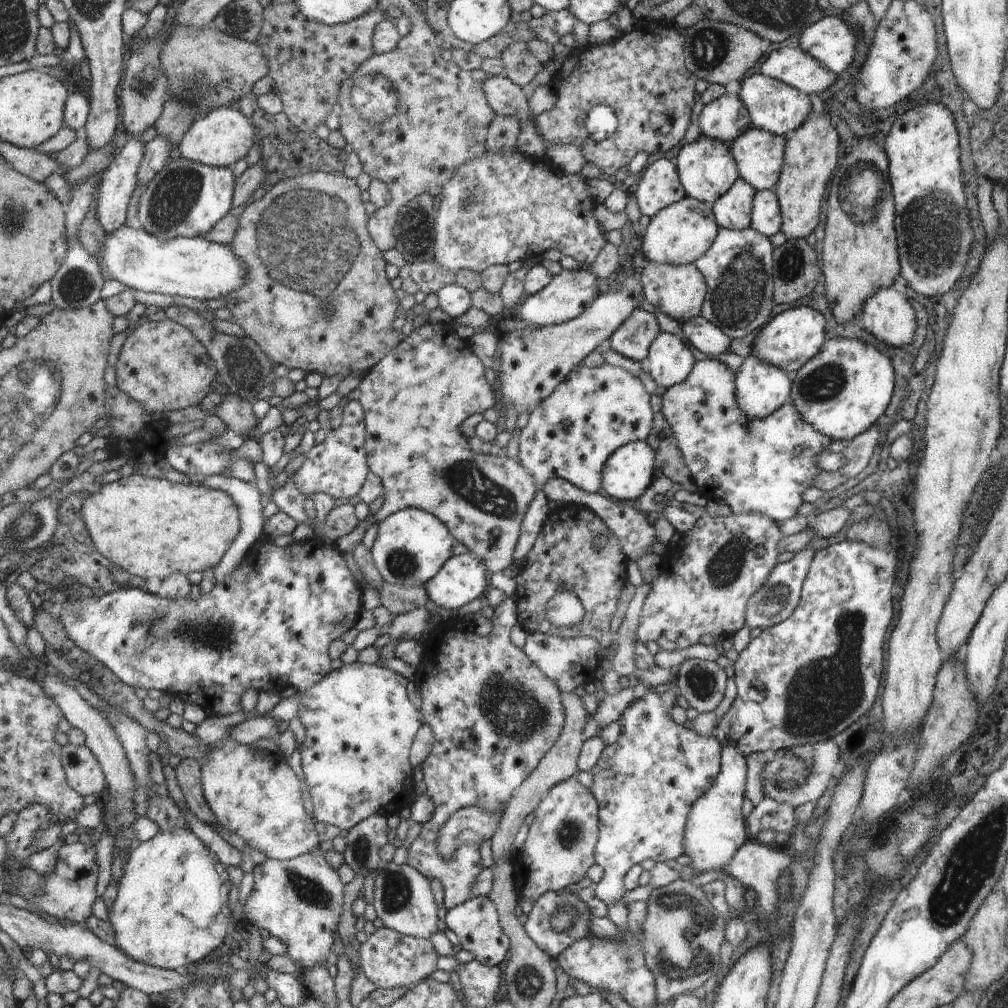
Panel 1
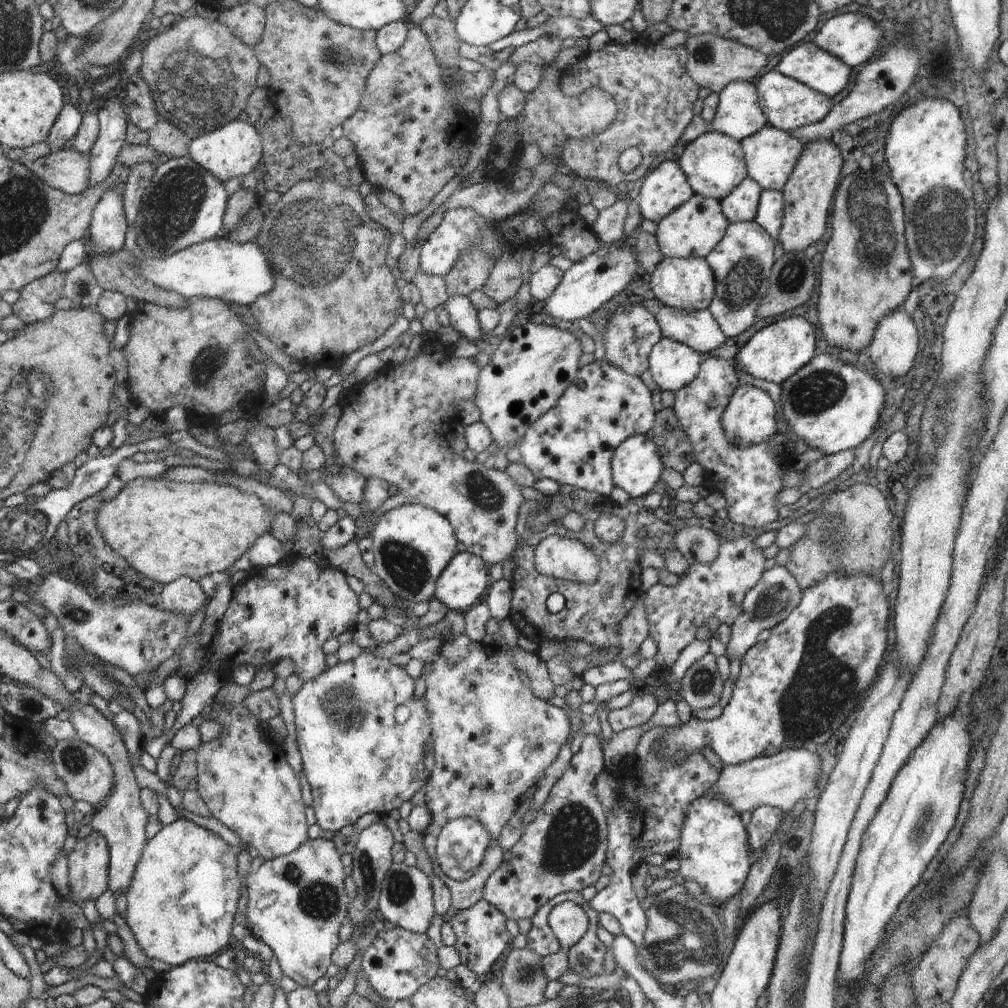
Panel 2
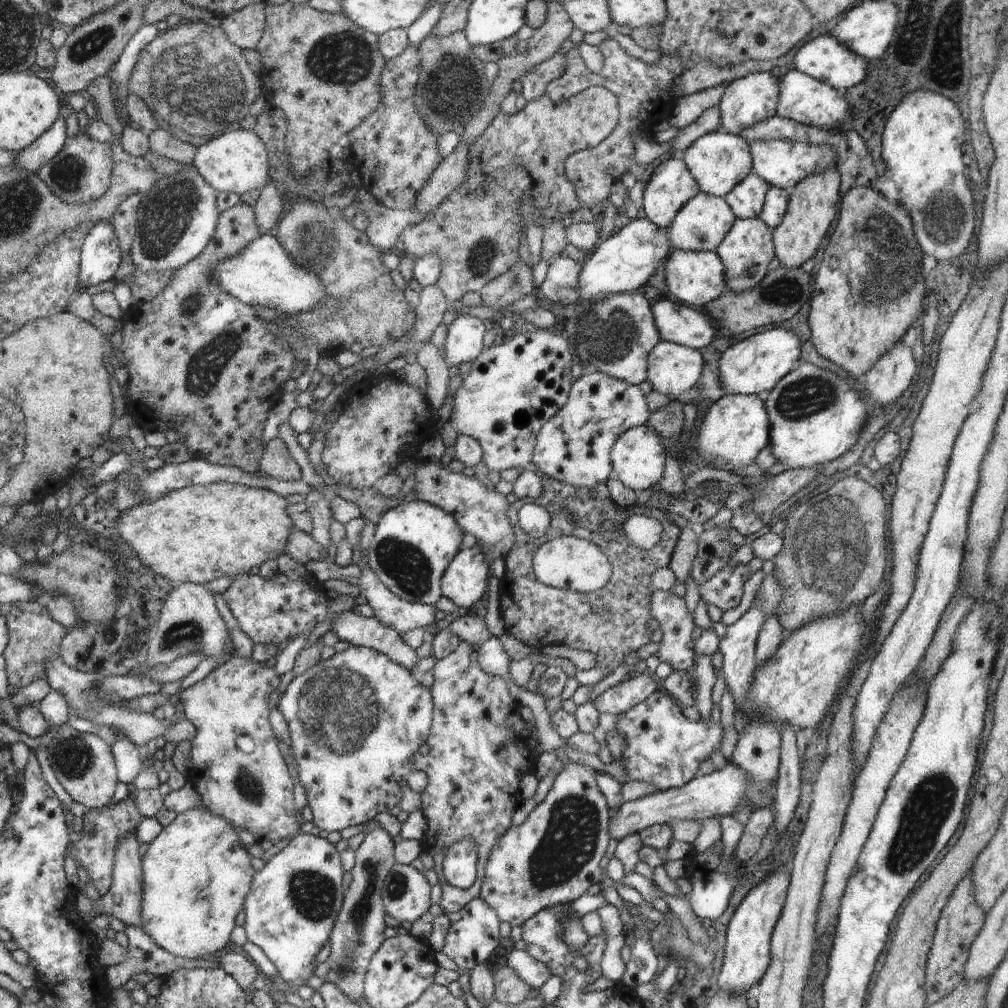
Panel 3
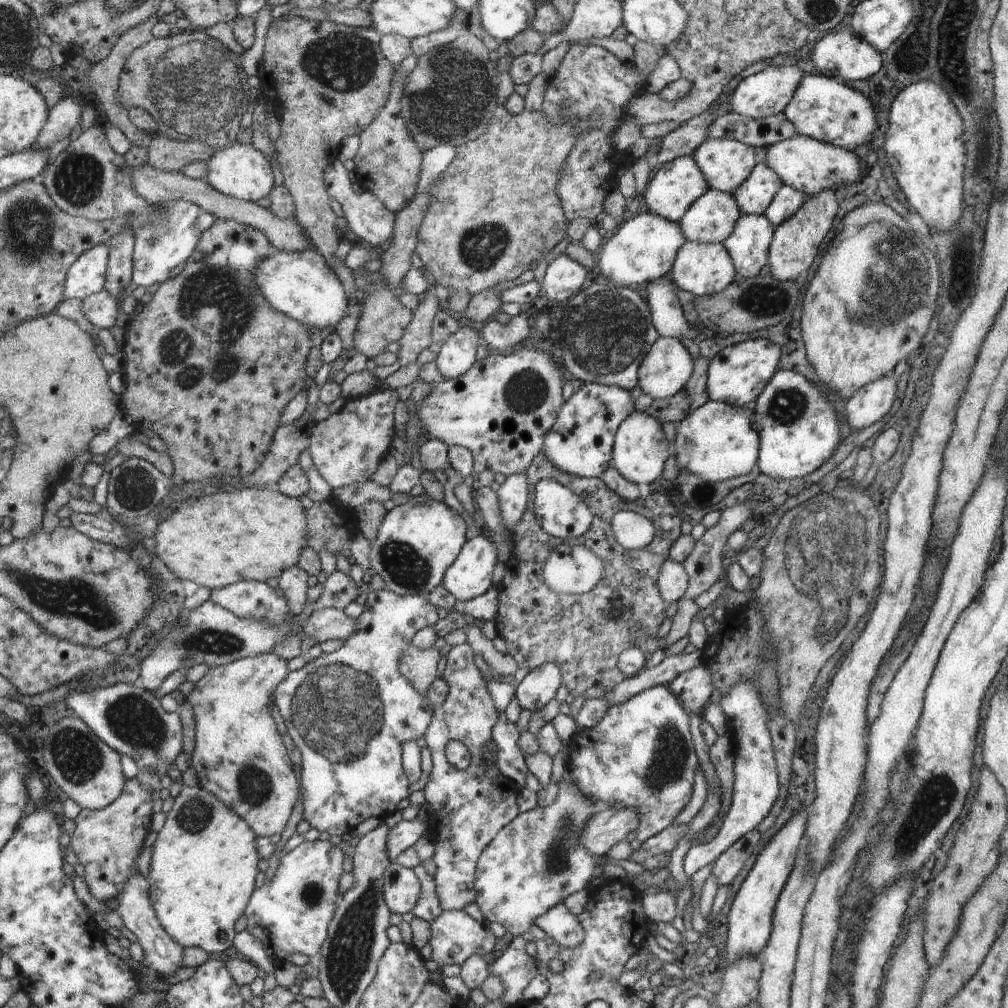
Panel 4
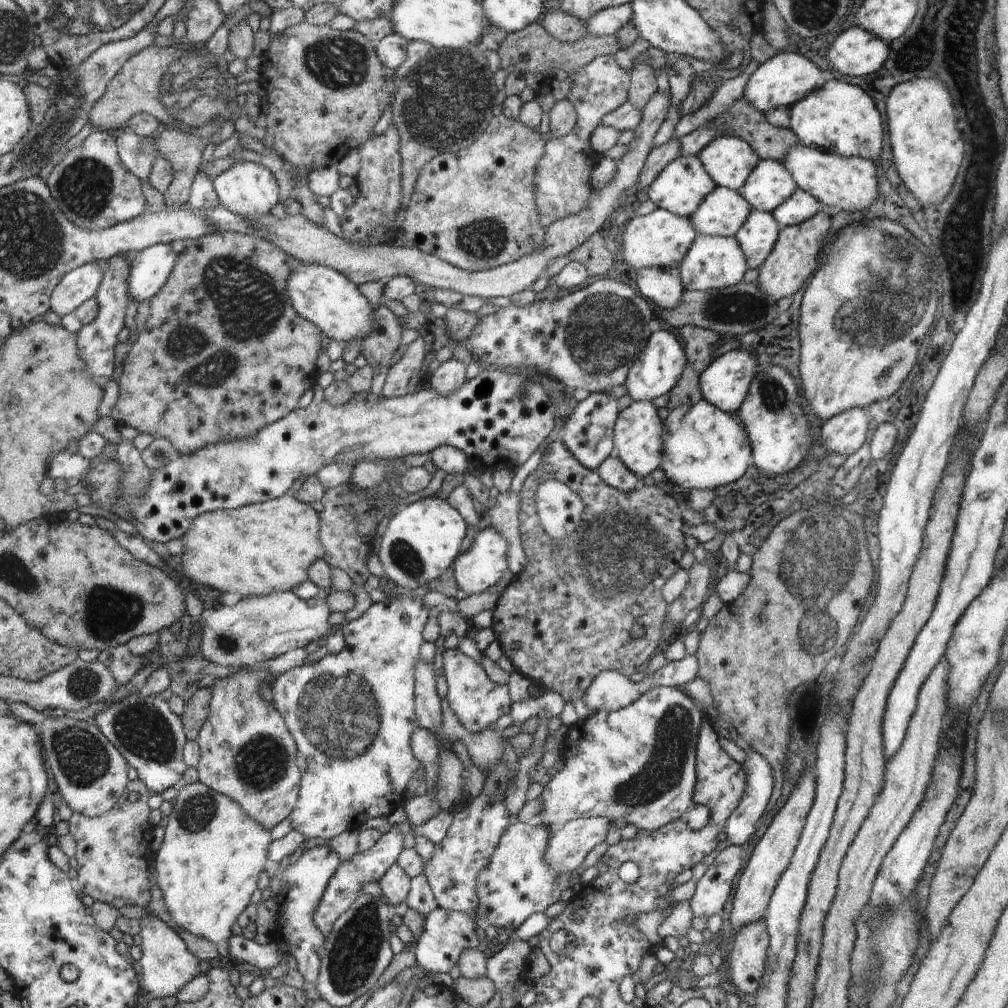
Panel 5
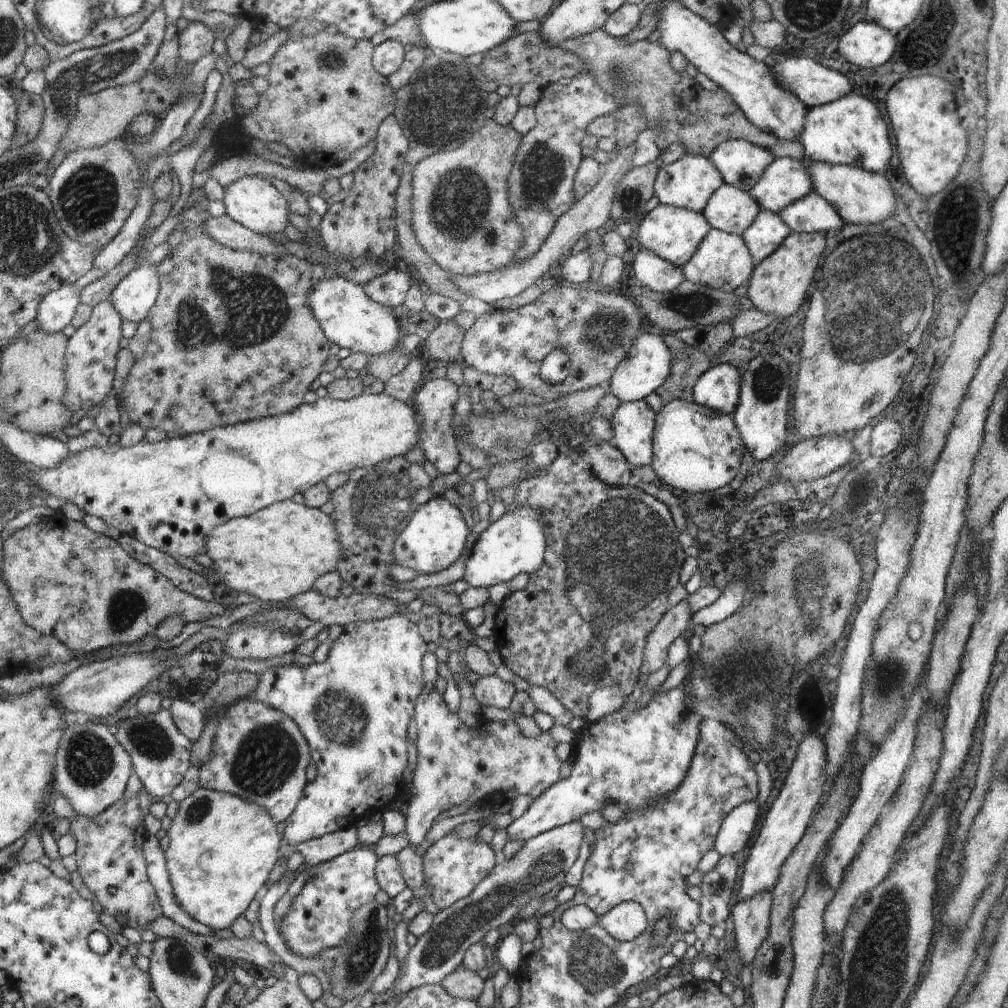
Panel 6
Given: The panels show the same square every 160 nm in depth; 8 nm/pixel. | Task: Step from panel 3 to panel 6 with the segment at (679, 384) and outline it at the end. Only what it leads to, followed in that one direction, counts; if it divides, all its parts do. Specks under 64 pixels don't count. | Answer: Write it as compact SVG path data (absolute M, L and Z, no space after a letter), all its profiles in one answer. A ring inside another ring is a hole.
M638 332L627 355L620 360L612 373L609 385L610 392L621 403L645 399L661 384L664 384L664 381L670 376L672 367L672 355L664 339L651 333Z

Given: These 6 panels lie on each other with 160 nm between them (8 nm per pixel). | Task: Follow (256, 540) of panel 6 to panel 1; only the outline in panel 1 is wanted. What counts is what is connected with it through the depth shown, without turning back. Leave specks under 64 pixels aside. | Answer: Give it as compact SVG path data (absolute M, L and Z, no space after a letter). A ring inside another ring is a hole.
M133 474L129 477L122 477L120 480L103 484L99 492L92 493L81 506L81 513L90 533L91 540L95 544L96 550L112 561L116 566L123 568L130 575L147 578L167 579L171 574L182 573L190 574L190 572L204 572L206 569L214 568L220 559L226 554L230 545L234 542L236 536L240 532L239 508L235 500L226 492L220 489L209 489L202 485L193 485L192 483L173 483L164 478L145 477L144 475Z

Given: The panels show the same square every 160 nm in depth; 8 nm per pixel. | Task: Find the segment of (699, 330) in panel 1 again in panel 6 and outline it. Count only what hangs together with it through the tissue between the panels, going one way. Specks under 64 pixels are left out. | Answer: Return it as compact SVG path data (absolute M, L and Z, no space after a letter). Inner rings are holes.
M648 249L639 250L632 263L632 268L640 285L654 292L665 293L674 290L685 281L681 268L660 258Z

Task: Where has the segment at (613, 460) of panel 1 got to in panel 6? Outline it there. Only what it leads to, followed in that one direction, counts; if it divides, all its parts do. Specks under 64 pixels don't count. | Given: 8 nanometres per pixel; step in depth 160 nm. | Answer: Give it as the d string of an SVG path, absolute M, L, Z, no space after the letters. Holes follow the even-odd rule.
M640 399L620 403L609 420L613 428L610 443L622 452L630 464L638 468L648 466L653 459L655 416L650 405Z

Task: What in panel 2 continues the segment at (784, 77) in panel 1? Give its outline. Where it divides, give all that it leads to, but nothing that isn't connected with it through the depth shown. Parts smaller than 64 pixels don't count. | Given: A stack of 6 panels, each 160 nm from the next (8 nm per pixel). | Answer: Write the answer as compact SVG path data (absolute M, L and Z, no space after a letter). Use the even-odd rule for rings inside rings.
M814 42L785 52L774 69L829 97L840 94L850 82L851 66Z

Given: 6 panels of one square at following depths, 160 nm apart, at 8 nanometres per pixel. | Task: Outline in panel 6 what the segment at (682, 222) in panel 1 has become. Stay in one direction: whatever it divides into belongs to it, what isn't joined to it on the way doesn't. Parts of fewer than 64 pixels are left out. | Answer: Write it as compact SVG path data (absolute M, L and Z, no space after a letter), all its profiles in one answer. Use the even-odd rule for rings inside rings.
M724 183L710 196L702 214L712 229L741 236L761 209L747 192Z

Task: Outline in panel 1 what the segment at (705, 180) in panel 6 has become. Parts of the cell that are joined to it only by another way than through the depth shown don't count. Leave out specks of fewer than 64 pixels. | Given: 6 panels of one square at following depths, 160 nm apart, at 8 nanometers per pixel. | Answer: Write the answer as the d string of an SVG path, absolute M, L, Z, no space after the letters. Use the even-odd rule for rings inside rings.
M664 157L645 167L630 189L635 194L641 214L646 214L650 218L687 196L683 184L680 182L675 162Z

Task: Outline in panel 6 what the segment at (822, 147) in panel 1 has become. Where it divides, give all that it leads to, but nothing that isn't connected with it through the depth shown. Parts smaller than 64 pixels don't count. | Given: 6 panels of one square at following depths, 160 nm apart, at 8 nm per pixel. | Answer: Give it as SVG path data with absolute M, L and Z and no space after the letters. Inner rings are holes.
M791 232L776 252L756 263L746 295L753 308L779 320L794 316L806 300L806 292L814 280L825 242L826 235L822 233Z

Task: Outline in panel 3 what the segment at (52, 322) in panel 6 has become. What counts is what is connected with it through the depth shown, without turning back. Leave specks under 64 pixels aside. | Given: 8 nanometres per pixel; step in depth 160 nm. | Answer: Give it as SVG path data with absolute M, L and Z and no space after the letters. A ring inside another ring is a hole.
M98 221L90 229L81 248L78 280L82 290L106 280L114 280L120 266L119 240L109 221Z

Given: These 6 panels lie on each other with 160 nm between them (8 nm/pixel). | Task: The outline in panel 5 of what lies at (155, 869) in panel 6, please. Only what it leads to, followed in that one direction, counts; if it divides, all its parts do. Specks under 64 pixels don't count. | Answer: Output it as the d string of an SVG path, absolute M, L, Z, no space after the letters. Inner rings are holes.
M232 935L227 940L227 945L229 955L232 955L237 962L248 962L248 964L258 966L264 974L286 960L286 956L278 952L274 941L261 945L248 940L244 935Z

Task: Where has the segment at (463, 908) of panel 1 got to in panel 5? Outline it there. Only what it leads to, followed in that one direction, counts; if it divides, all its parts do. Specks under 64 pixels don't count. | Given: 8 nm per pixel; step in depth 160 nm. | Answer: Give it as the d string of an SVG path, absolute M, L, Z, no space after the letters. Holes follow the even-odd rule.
M437 907L424 917L423 931L417 938L413 953L417 964L425 968L428 973L449 972L450 968L459 961L463 950L478 949L482 952L486 950L488 939L480 942L480 938L476 935L476 923L466 913Z

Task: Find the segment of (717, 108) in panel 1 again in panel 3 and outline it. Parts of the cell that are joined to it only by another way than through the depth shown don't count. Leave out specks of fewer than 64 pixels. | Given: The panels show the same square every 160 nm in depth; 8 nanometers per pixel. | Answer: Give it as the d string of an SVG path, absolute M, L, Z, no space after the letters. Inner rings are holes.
M776 72L750 73L733 80L726 87L718 105L721 112L721 126L725 132L739 136L743 128L751 127L754 123L768 120L776 115L780 81L780 76Z

